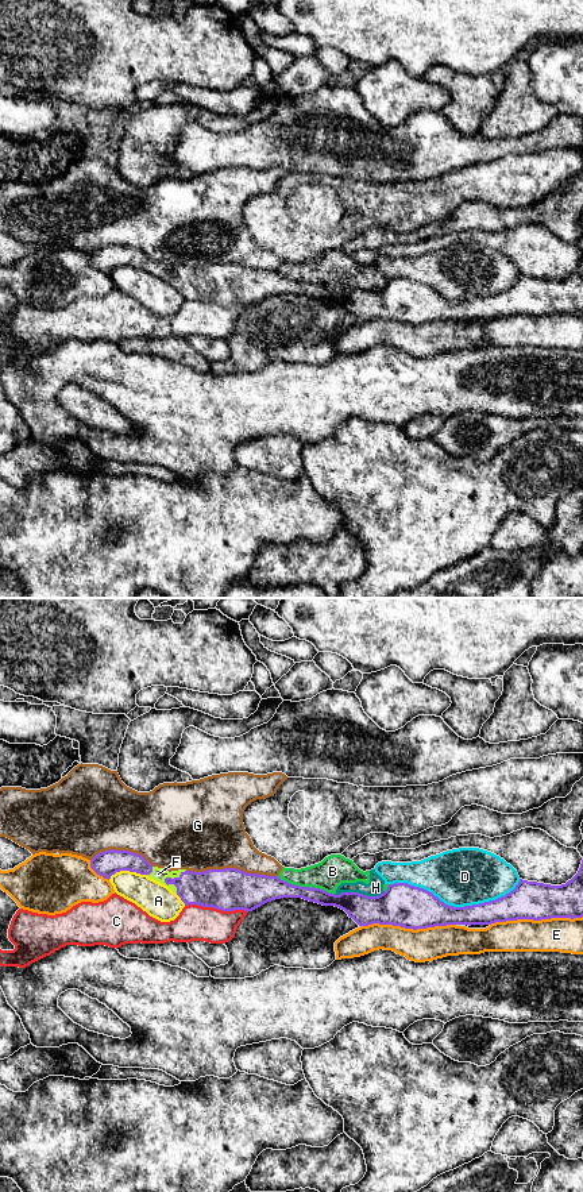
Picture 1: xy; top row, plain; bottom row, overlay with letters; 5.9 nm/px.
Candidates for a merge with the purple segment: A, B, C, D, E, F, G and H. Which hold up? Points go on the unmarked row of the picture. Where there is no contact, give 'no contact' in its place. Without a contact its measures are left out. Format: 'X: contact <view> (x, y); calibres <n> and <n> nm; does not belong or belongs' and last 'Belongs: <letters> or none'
A: contact xy (127, 265); calibres 150 and 200 nm; does not belong
B: contact xy (305, 282); calibres 170 and 180 nm; does not belong
C: contact xy (216, 303); calibres 260 and 220 nm; does not belong
D: contact xy (455, 303); calibres 260 and 340 nm; does not belong
E: contact xy (408, 323); calibres 260 and 200 nm; does not belong
F: contact xy (165, 274); calibres 220 and 80 nm; belongs
G: contact xy (232, 263); calibres 260 and 420 nm; does not belong
H: contact xy (359, 289); calibres 240 and 100 nm; does not belong
Belongs: F

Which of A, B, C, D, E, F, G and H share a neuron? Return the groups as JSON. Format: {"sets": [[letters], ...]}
{"sets": [["A"], ["B", "H"], ["C"], ["D"], ["E"], ["F"], ["G"]]}

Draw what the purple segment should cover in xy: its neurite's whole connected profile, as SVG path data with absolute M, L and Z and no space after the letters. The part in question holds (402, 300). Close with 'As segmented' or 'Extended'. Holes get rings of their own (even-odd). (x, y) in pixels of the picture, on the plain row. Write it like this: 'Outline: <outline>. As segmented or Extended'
Outline: M128 246L101 247L90 255L90 263L108 275L120 266L147 270L167 281L185 301L248 308L275 294L302 293L339 302L359 321L379 319L417 325L447 320L583 312L583 255L578 269L565 279L551 281L520 274L516 283L505 292L464 302L448 301L432 288L408 278L389 279L378 292L359 288L335 290L321 283L294 281L278 271L247 269L236 263L169 267Z. Extended

